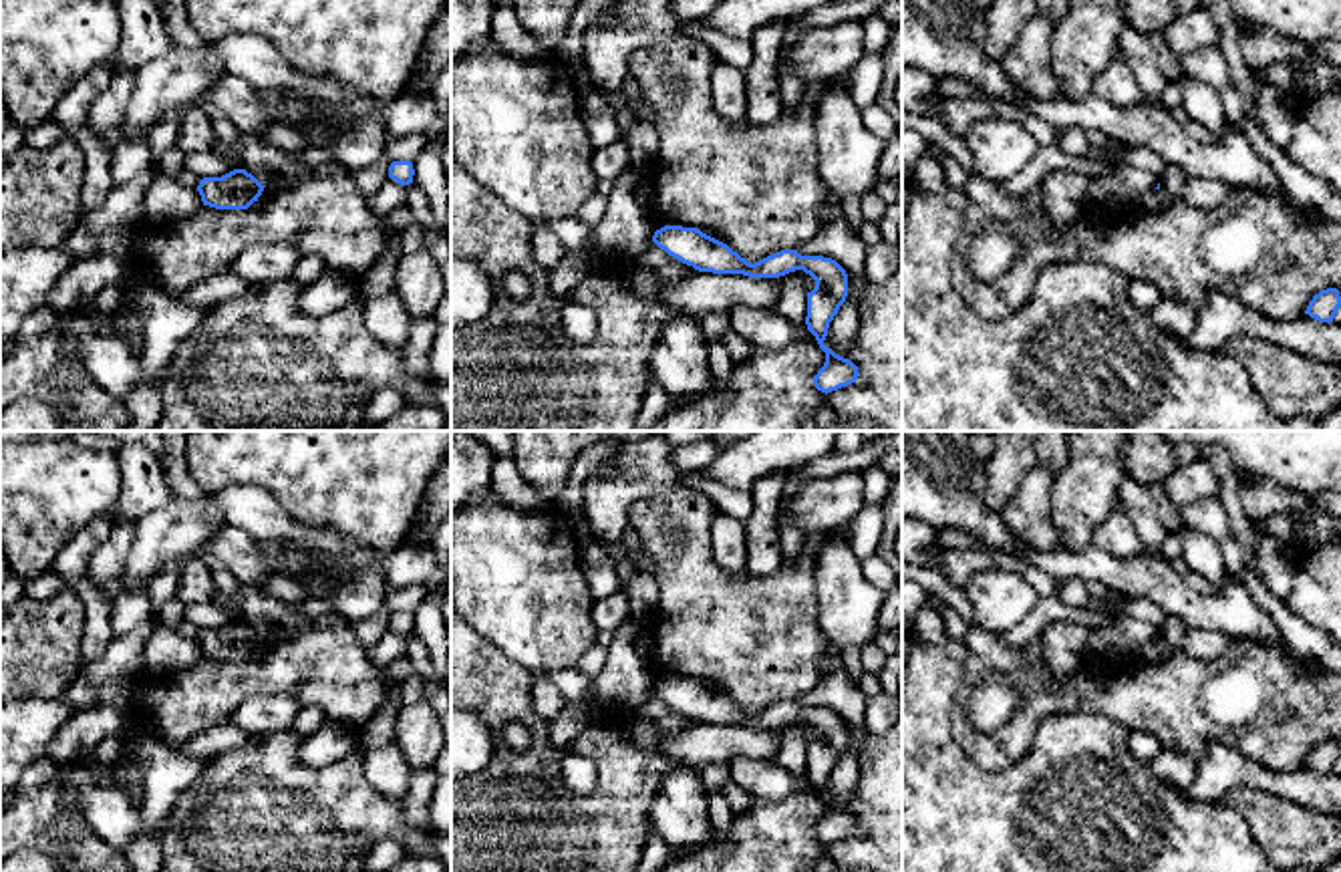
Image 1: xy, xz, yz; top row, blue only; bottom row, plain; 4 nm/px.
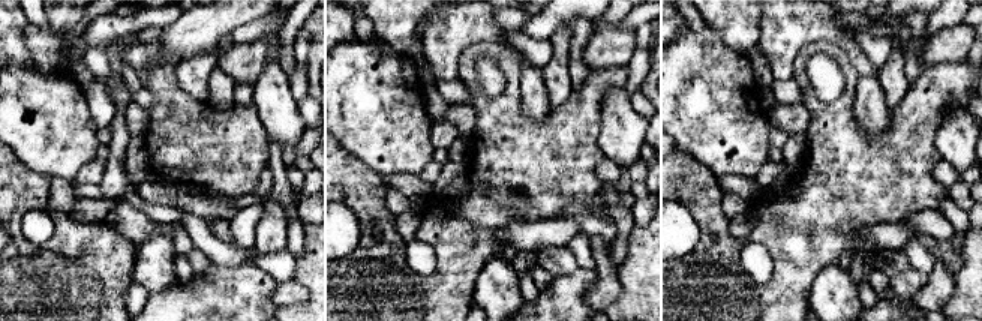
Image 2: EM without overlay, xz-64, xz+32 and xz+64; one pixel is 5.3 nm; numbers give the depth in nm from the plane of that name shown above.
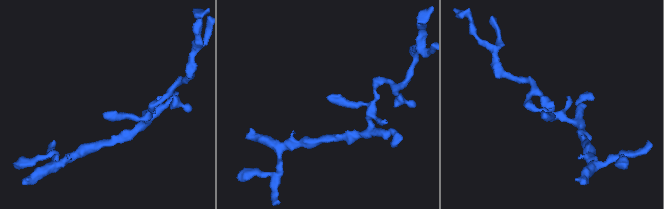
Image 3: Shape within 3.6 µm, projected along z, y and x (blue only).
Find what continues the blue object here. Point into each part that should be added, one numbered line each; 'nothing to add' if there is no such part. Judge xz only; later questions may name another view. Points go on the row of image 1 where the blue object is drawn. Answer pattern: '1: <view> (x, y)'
nothing to add

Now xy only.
nothing to add

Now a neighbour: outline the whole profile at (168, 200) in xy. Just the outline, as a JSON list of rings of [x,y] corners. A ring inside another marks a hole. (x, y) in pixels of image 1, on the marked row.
[[[163,171],[155,175],[143,199],[149,224],[167,224],[189,217],[203,205],[197,189],[187,187]]]

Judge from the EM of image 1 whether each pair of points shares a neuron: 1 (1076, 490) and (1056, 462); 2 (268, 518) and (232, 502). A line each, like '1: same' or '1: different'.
1: different
2: same

